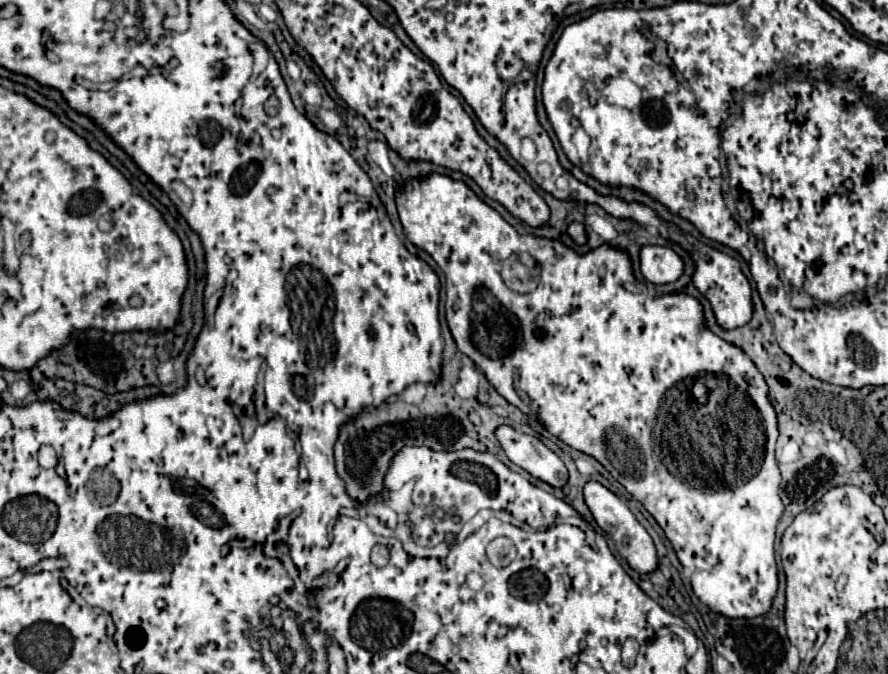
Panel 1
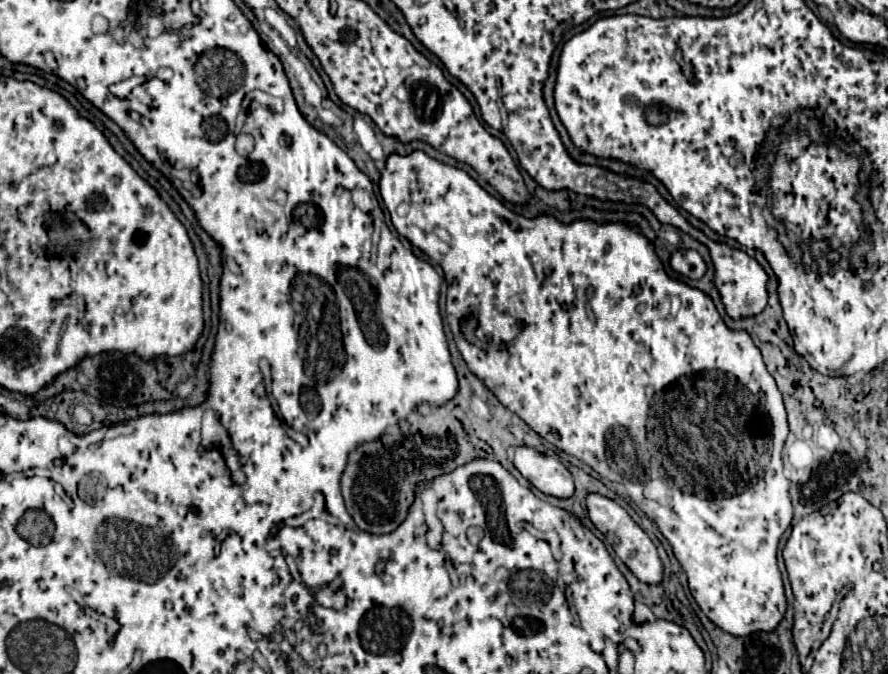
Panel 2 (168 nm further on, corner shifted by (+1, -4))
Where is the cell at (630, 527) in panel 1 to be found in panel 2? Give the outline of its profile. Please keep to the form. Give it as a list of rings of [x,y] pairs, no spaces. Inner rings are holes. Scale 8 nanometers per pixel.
[[[589,494],[587,496],[587,510],[589,510],[589,518],[595,524],[595,528],[607,538],[607,542],[611,544],[611,548],[615,550],[615,554],[621,558],[621,562],[645,584],[659,584],[663,578],[663,564],[659,560],[657,548],[651,542],[651,538],[631,520],[631,516],[613,500],[601,496],[601,494]]]

